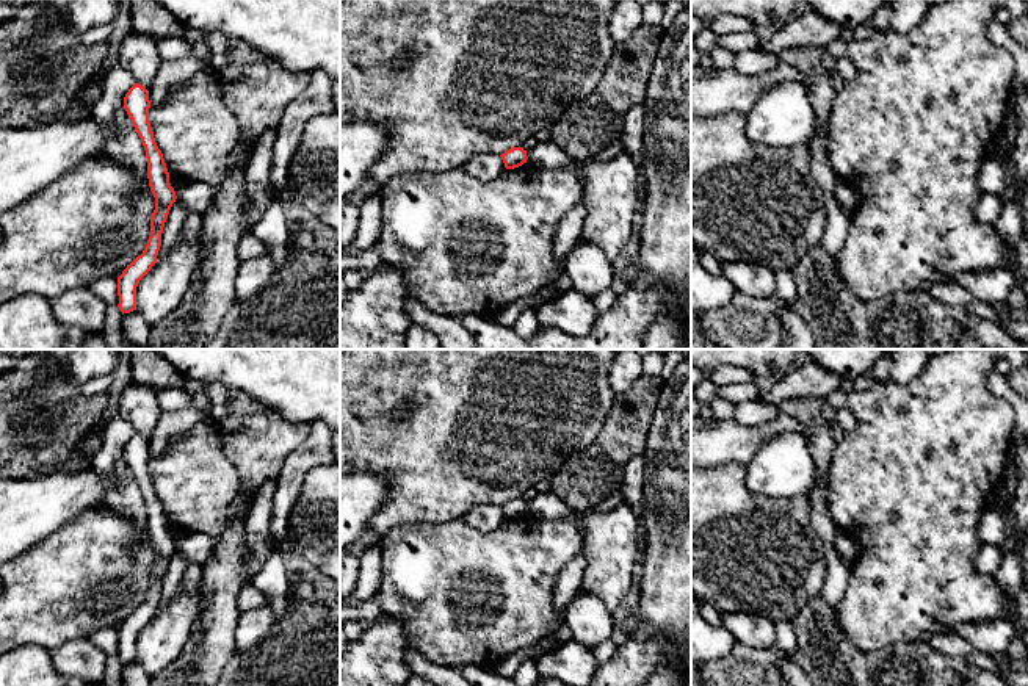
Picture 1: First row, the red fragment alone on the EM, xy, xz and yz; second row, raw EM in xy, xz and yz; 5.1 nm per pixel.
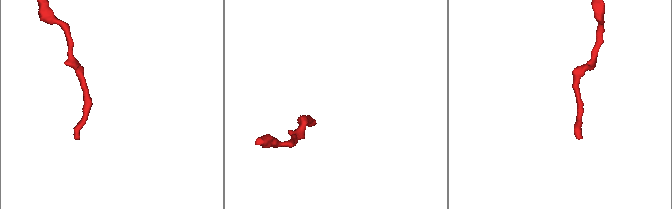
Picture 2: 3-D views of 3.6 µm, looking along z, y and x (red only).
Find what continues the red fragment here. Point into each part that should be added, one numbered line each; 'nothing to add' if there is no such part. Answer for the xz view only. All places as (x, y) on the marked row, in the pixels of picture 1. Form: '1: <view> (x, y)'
nothing to add

